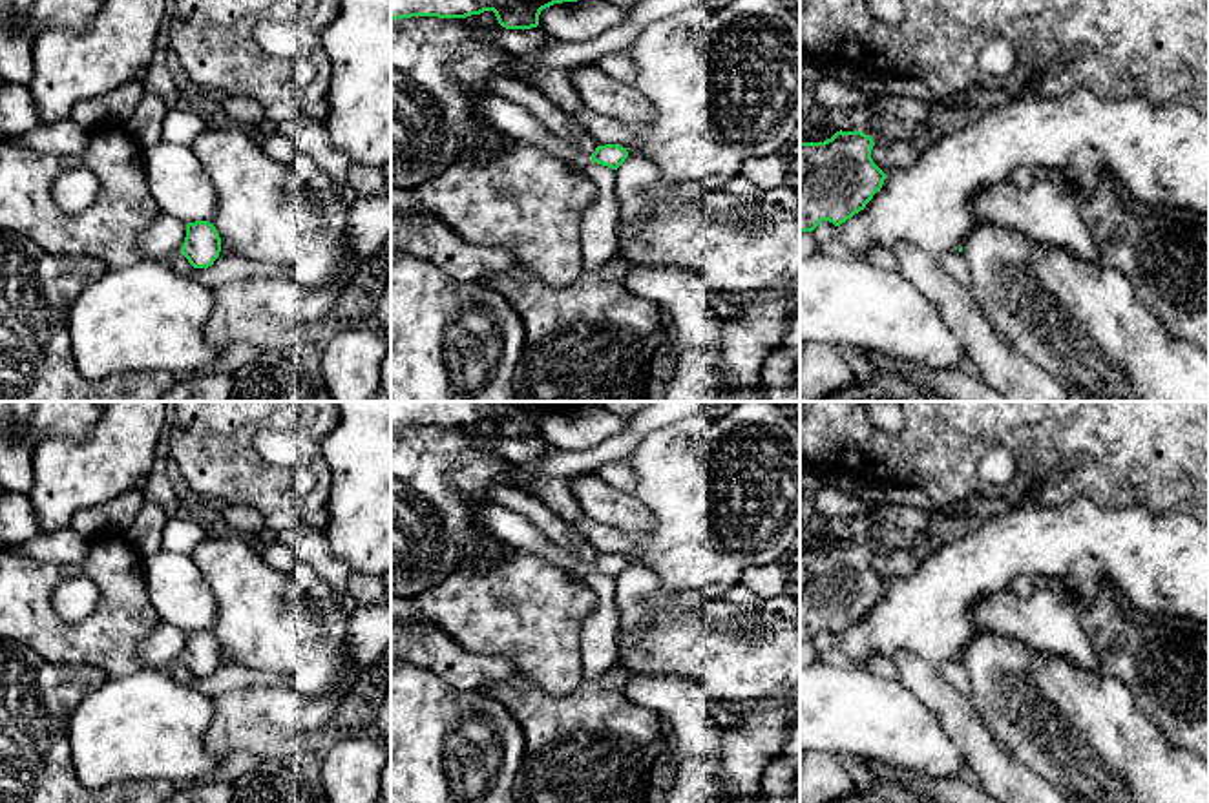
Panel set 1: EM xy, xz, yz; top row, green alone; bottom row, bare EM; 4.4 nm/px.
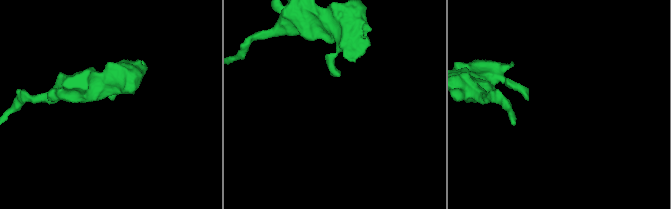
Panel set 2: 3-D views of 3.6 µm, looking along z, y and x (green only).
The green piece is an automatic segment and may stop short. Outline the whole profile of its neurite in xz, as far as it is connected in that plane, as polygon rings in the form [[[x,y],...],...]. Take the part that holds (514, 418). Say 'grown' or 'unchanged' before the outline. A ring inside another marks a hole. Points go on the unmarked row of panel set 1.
unchanged | [[[391,402],[391,431],[411,425],[466,427],[493,420],[506,438],[539,434],[542,418],[586,407],[584,402]]]

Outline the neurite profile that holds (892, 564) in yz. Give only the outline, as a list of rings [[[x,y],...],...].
[[[909,548],[888,549],[884,553],[875,553],[871,558],[873,571],[884,582],[911,575],[919,564],[920,558]]]

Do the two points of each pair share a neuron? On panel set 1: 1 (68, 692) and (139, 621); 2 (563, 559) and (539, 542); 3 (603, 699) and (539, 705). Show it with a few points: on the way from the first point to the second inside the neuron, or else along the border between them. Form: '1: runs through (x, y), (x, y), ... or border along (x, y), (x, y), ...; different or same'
1: border along (52, 661), (90, 663), (108, 677); different
2: runs through (557, 557), (545, 548); same
3: runs through (587, 707), (556, 707); same

